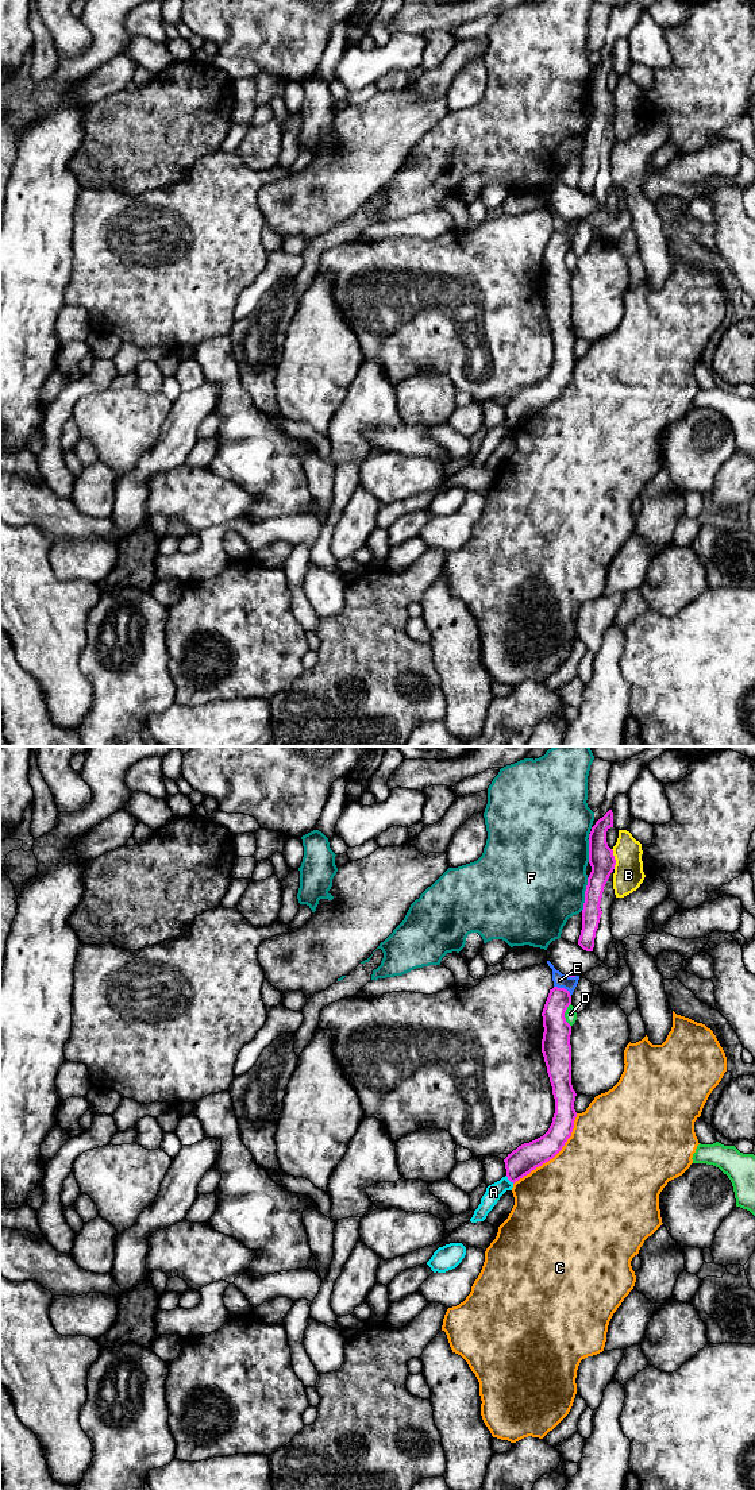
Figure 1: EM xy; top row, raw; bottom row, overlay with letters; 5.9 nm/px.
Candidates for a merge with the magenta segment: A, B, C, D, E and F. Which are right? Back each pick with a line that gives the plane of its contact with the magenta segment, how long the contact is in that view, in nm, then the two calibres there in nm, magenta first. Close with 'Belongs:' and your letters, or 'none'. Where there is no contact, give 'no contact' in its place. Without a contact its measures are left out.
Belongs: none

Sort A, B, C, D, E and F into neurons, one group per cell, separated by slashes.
A / B / C / D / E / F

